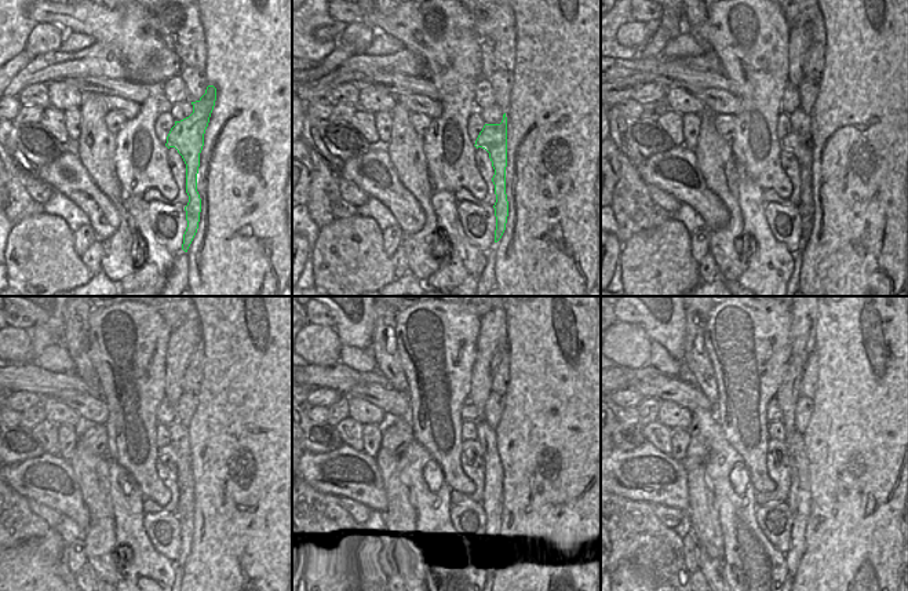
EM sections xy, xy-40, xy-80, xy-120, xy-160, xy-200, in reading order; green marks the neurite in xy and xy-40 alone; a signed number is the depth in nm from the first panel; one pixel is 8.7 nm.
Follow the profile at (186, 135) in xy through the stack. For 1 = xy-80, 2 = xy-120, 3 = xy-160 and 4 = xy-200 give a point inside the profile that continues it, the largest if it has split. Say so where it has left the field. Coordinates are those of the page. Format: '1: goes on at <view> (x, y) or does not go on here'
1: goes on at xy-80 (802, 150)
2: goes on at xy-120 (167, 449)
3: goes on at xy-160 (467, 447)
4: goes on at xy-200 (775, 447)

